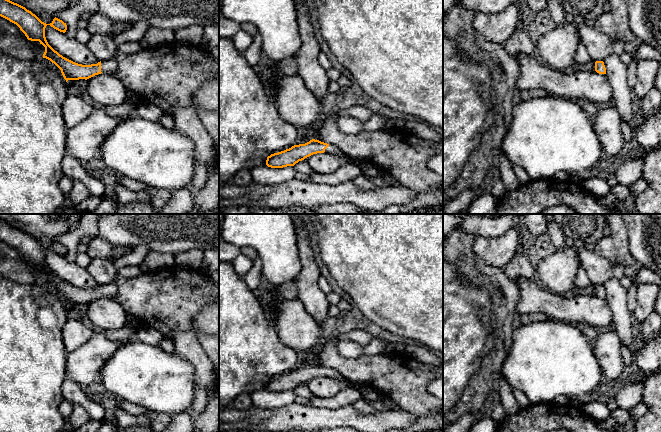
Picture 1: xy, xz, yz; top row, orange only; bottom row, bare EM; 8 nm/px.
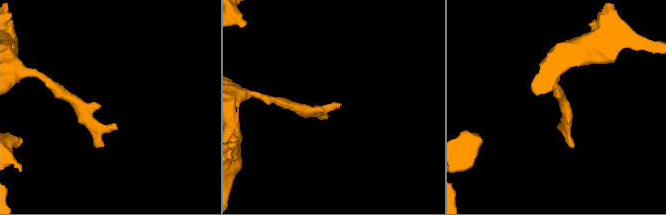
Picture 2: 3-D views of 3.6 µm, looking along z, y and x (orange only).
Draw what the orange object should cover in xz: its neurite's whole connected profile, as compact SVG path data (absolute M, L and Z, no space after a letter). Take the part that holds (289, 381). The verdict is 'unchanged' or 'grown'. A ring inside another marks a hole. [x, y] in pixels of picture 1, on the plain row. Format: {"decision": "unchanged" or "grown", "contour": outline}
{"decision": "grown", "contour": "M312 363L305 368L294 369L284 375L271 378L267 381L266 389L271 392L294 390L299 385L302 385L305 382L317 377L333 378L335 380L346 380L335 369Z"}

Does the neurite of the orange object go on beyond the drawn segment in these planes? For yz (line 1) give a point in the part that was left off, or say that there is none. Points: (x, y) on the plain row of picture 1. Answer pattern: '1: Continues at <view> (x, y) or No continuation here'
1: No continuation here

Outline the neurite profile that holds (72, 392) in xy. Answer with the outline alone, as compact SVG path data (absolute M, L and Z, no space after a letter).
M66 378L63 384L63 397L73 405L81 405L89 413L92 420L103 421L105 409L97 401L85 394L82 387L76 382Z

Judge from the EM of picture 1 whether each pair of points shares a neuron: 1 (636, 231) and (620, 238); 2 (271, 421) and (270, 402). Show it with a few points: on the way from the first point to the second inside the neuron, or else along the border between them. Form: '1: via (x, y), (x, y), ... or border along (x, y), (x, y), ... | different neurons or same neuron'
1: border along (623, 224), (626, 228), (628, 250), (634, 258) | different neurons
2: border along (293, 402), (274, 407), (257, 407), (253, 405) | different neurons

